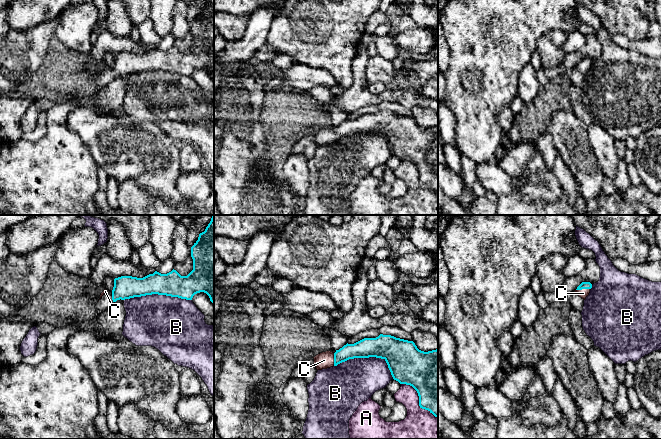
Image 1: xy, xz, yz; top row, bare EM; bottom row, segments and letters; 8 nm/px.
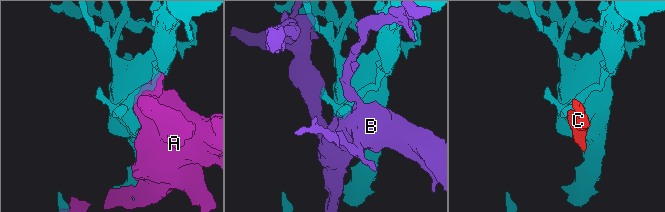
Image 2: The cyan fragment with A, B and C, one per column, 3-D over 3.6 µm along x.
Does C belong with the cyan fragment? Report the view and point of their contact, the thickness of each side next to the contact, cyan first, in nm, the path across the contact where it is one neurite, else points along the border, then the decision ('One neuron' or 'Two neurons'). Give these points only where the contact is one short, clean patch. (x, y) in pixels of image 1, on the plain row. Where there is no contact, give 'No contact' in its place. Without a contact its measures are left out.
Touches cyan at yz (583, 64). Thickness 60 nm (cyan) against 70 nm. Path across: yz (584, 61), (583, 64), (583, 69). One neuron

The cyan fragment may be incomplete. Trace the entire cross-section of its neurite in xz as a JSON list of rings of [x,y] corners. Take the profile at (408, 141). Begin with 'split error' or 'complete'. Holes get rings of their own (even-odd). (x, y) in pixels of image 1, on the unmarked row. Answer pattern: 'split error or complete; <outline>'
split error; [[[380,110],[313,134],[316,145],[322,146],[349,135],[369,133],[384,135],[393,155],[412,162],[418,169],[420,184],[438,194],[438,124],[424,128],[413,117]]]

